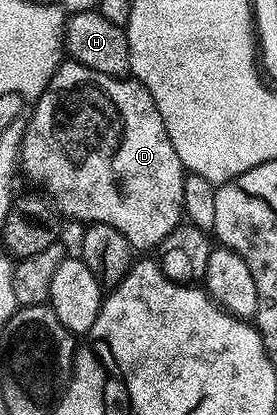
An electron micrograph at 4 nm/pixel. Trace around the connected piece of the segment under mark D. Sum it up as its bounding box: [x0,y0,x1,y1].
[19,60,186,251]

